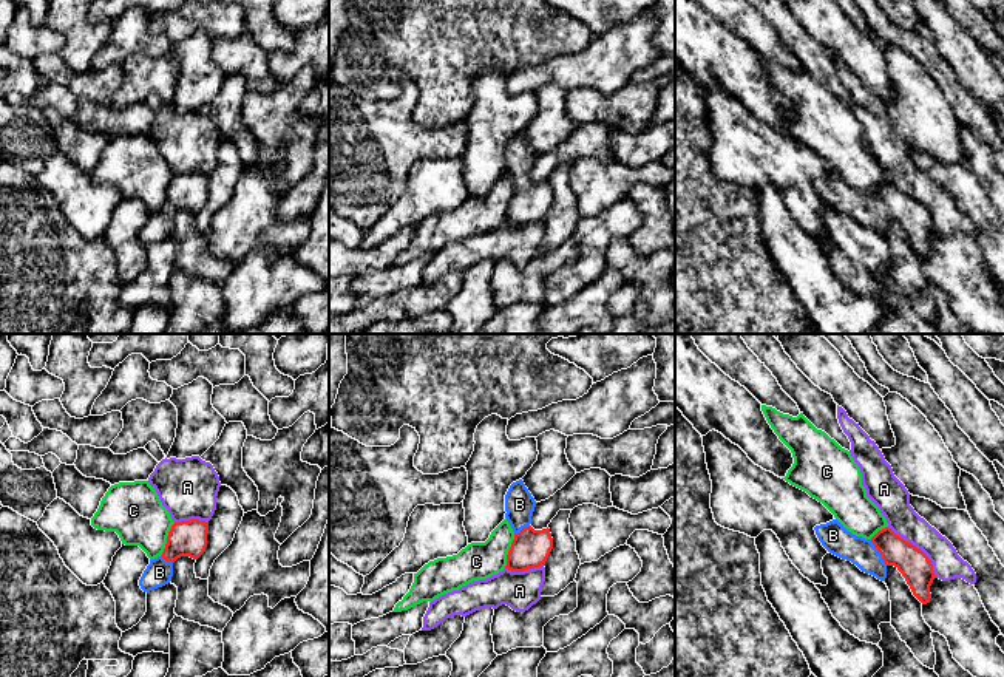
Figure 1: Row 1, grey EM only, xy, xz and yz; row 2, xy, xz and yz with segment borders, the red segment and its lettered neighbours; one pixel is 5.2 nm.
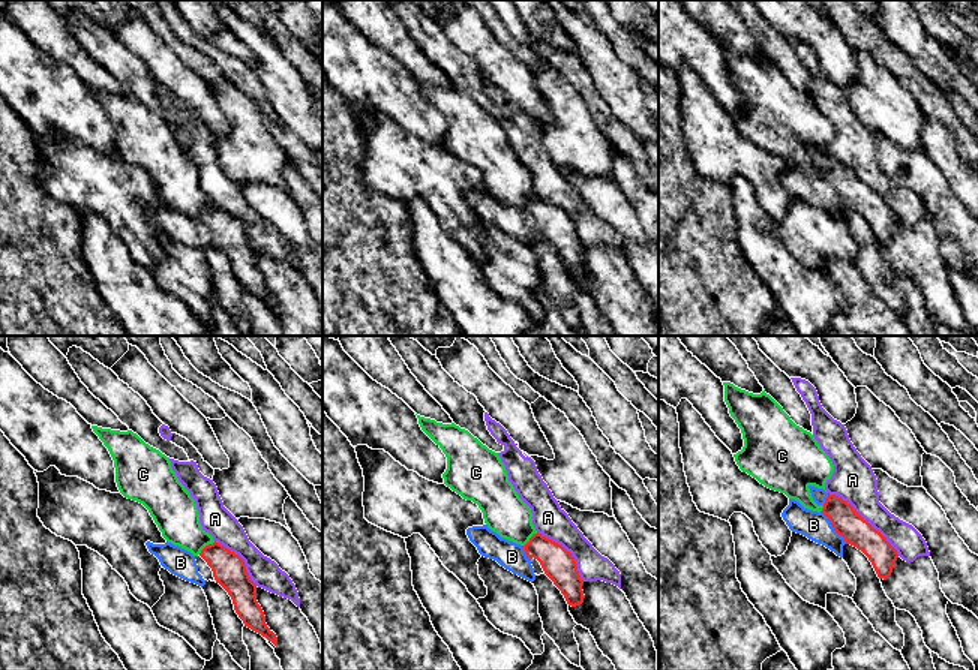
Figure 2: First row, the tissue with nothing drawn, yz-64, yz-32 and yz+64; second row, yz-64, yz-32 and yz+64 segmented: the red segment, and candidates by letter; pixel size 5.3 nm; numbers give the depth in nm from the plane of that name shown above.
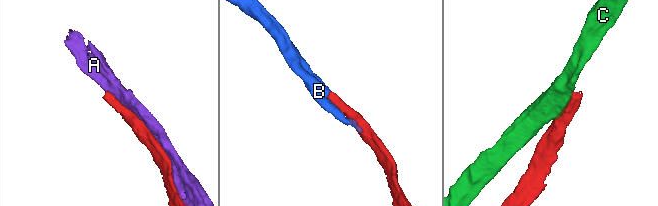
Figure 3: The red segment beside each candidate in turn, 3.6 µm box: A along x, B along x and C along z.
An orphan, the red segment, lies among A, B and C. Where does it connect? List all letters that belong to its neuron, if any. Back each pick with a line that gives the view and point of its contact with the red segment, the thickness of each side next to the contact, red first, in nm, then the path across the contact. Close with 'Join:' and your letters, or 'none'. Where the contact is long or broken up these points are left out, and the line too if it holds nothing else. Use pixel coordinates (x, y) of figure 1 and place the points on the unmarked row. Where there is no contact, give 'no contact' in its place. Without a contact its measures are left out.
B: contact yz (878, 204); calibres 160 and 150 nm
Join: B

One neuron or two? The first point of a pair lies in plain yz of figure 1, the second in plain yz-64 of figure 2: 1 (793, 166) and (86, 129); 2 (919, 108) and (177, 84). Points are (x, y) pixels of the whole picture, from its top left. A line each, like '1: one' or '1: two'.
1: two
2: two

